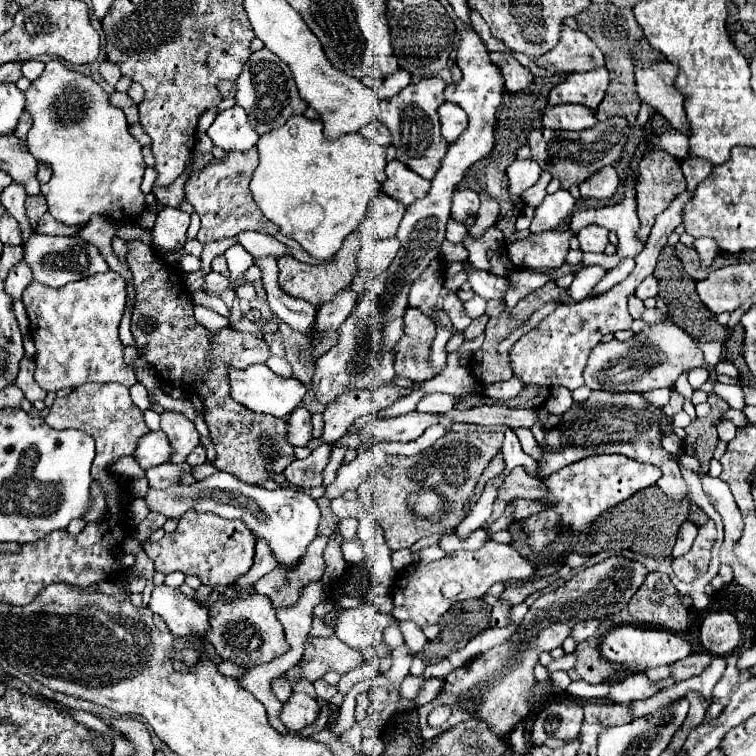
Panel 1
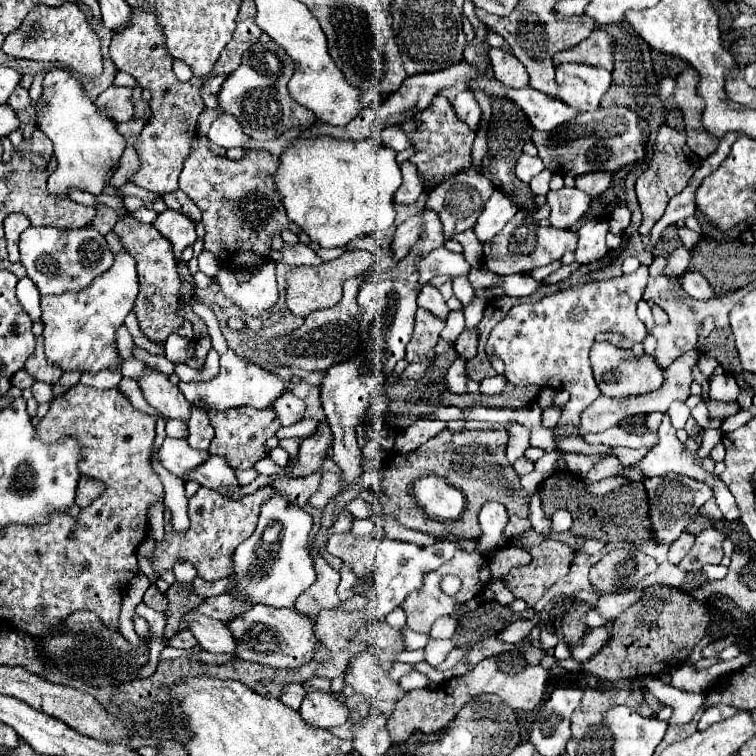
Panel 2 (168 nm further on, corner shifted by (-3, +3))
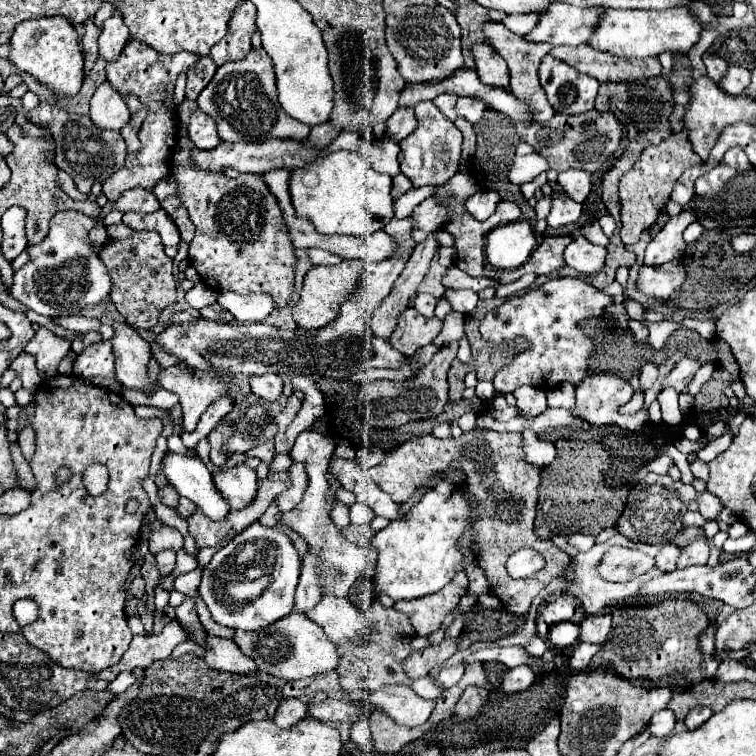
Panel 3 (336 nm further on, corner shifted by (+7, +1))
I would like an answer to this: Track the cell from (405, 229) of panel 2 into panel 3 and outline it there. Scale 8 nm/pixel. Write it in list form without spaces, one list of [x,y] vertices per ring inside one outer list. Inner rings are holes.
[[[428,197],[412,211],[412,239],[420,243],[424,235],[432,233],[444,219],[444,207],[436,203],[434,197]]]

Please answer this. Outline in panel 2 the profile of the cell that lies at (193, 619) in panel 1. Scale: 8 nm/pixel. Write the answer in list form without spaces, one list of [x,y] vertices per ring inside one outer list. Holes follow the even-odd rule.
[[[186,611],[184,619],[188,621],[188,627],[192,629],[202,649],[206,649],[208,653],[236,655],[236,641],[226,623],[214,621],[210,617],[196,617],[192,611]]]

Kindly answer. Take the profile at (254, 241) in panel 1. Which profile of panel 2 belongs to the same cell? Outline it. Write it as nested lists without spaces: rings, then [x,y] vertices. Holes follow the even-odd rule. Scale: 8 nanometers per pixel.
[[[284,245],[282,247],[282,255],[284,255],[284,263],[288,265],[322,265],[324,261],[318,257],[318,253],[306,245]]]

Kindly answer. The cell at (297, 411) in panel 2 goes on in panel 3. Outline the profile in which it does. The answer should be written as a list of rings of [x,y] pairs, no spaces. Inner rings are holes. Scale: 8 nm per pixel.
[[[274,373],[262,375],[262,377],[252,377],[250,387],[258,399],[266,399],[266,401],[278,401],[282,395],[282,379]]]

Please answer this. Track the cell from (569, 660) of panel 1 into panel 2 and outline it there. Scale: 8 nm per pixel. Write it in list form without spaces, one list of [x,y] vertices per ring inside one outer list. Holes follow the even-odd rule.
[[[606,623],[602,627],[596,627],[596,629],[590,629],[590,633],[584,637],[584,641],[578,645],[578,647],[572,647],[572,657],[578,659],[578,661],[588,661],[590,657],[594,657],[604,645],[606,641],[610,639],[610,629],[614,627],[614,623]]]

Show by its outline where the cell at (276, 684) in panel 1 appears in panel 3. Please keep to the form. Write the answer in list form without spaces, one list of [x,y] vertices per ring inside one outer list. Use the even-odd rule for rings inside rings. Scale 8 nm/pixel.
[[[282,699],[274,715],[274,721],[280,727],[292,727],[304,717],[306,717],[306,703],[302,703],[300,699]]]

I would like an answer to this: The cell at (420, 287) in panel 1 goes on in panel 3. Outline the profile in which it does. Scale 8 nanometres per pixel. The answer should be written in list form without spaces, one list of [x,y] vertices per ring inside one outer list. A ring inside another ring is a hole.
[[[418,293],[414,297],[414,309],[418,313],[422,313],[424,317],[432,317],[434,315],[434,307],[436,307],[436,299],[428,293]]]

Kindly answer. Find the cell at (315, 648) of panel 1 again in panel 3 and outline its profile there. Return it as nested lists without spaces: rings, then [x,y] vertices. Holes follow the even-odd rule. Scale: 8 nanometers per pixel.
[[[384,685],[378,691],[370,691],[370,703],[406,727],[422,725],[434,707],[434,701],[418,697],[406,685]]]

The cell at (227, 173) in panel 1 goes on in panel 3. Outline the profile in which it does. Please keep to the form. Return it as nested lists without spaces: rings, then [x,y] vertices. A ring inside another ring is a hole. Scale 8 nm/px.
[[[186,135],[178,141],[172,155],[178,197],[196,227],[196,237],[190,243],[188,253],[190,265],[198,271],[202,283],[214,291],[264,291],[274,297],[276,307],[286,305],[294,291],[296,257],[288,225],[280,215],[278,199],[260,173],[240,173],[236,179],[230,179],[220,171],[198,169],[192,161],[194,149],[194,141]]]

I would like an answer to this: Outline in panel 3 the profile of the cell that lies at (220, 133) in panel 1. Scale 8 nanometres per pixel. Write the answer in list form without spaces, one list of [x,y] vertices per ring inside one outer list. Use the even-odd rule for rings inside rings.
[[[200,109],[194,111],[194,115],[190,117],[190,125],[188,125],[188,135],[192,137],[192,141],[196,143],[198,149],[208,151],[208,149],[216,149],[216,145],[222,143],[222,139],[218,137],[216,131],[216,123],[210,115],[202,113]]]

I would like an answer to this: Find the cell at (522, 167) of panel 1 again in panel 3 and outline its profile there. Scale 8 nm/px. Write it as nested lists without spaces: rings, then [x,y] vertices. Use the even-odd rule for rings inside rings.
[[[530,153],[530,155],[524,155],[524,157],[514,157],[514,163],[512,163],[512,169],[508,173],[508,179],[516,185],[522,185],[522,183],[528,183],[532,181],[536,175],[548,171],[548,163],[536,155],[536,153]]]

